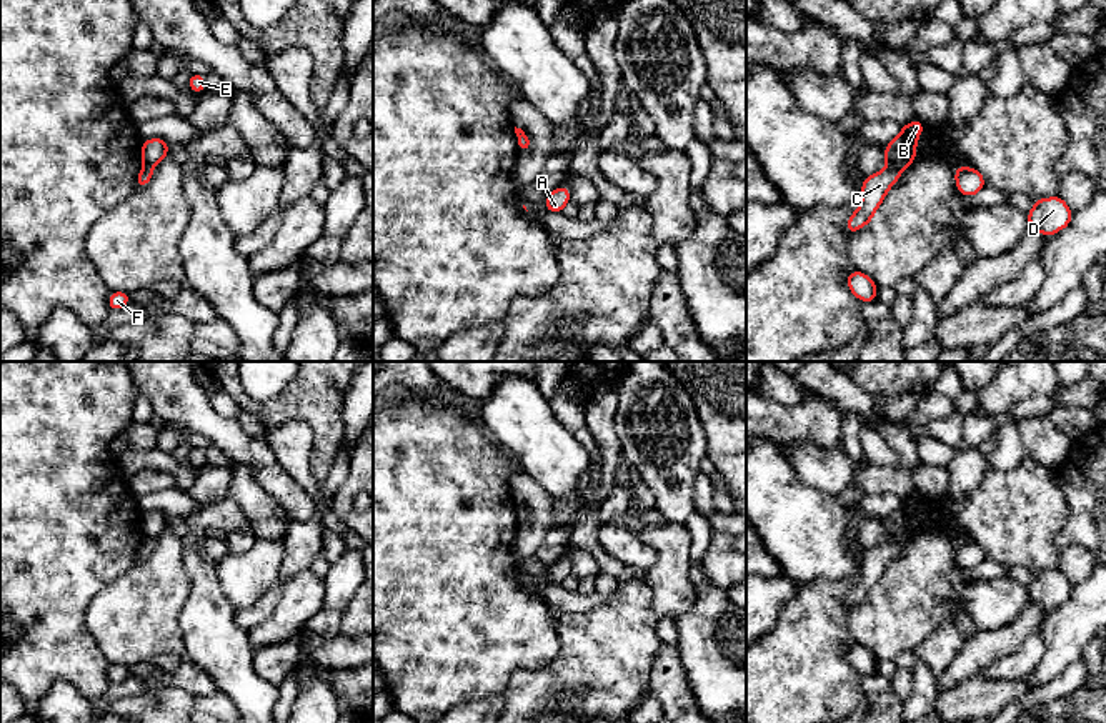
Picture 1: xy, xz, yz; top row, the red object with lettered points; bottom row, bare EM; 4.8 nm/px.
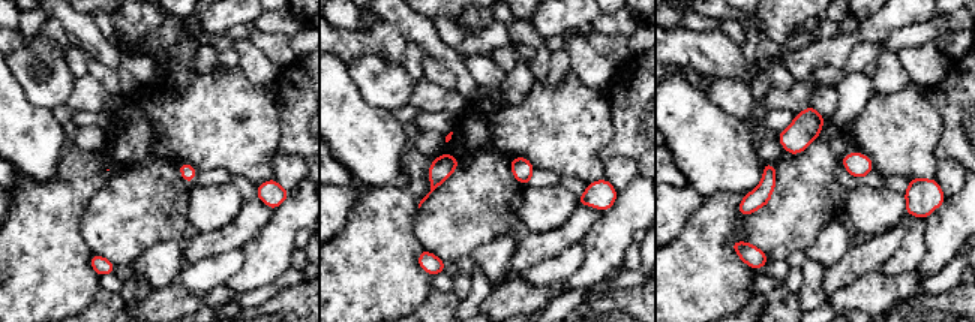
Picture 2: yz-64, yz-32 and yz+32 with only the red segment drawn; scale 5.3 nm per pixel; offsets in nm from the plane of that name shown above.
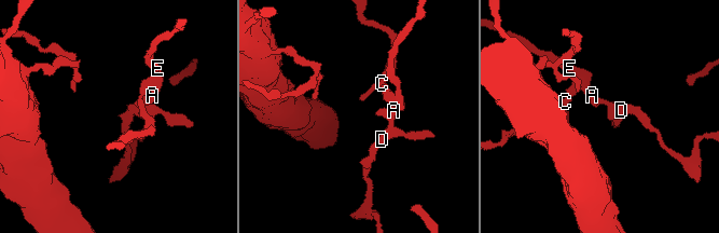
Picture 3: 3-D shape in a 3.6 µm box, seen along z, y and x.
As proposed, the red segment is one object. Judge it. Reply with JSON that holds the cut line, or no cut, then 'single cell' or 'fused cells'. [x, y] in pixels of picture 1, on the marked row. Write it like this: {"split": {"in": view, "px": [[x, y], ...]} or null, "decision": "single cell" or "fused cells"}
{"split": {"in": "yz", "px": [[888, 164], [900, 172]]}, "decision": "fused cells"}

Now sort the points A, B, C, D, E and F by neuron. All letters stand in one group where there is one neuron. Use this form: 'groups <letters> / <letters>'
groups A B D E / C F

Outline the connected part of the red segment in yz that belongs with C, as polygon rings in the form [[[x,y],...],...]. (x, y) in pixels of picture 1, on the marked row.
[[[886,165],[881,172],[864,177],[859,208],[851,213],[846,223],[846,232],[849,235],[871,223],[876,208],[883,203],[888,190],[899,177],[901,172],[893,165]]]

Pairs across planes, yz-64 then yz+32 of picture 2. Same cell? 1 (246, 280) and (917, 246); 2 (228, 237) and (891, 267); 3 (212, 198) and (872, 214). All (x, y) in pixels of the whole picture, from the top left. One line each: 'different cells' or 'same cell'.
1: different cells
2: different cells
3: same cell

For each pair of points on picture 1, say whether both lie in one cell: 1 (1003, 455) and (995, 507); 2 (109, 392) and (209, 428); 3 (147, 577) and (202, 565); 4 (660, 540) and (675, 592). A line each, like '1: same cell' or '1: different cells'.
1: different cells
2: different cells
3: different cells
4: same cell

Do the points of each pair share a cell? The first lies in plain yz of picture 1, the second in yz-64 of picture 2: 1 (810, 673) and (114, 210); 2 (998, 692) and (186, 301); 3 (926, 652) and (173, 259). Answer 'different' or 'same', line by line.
1: different
2: same
3: same

